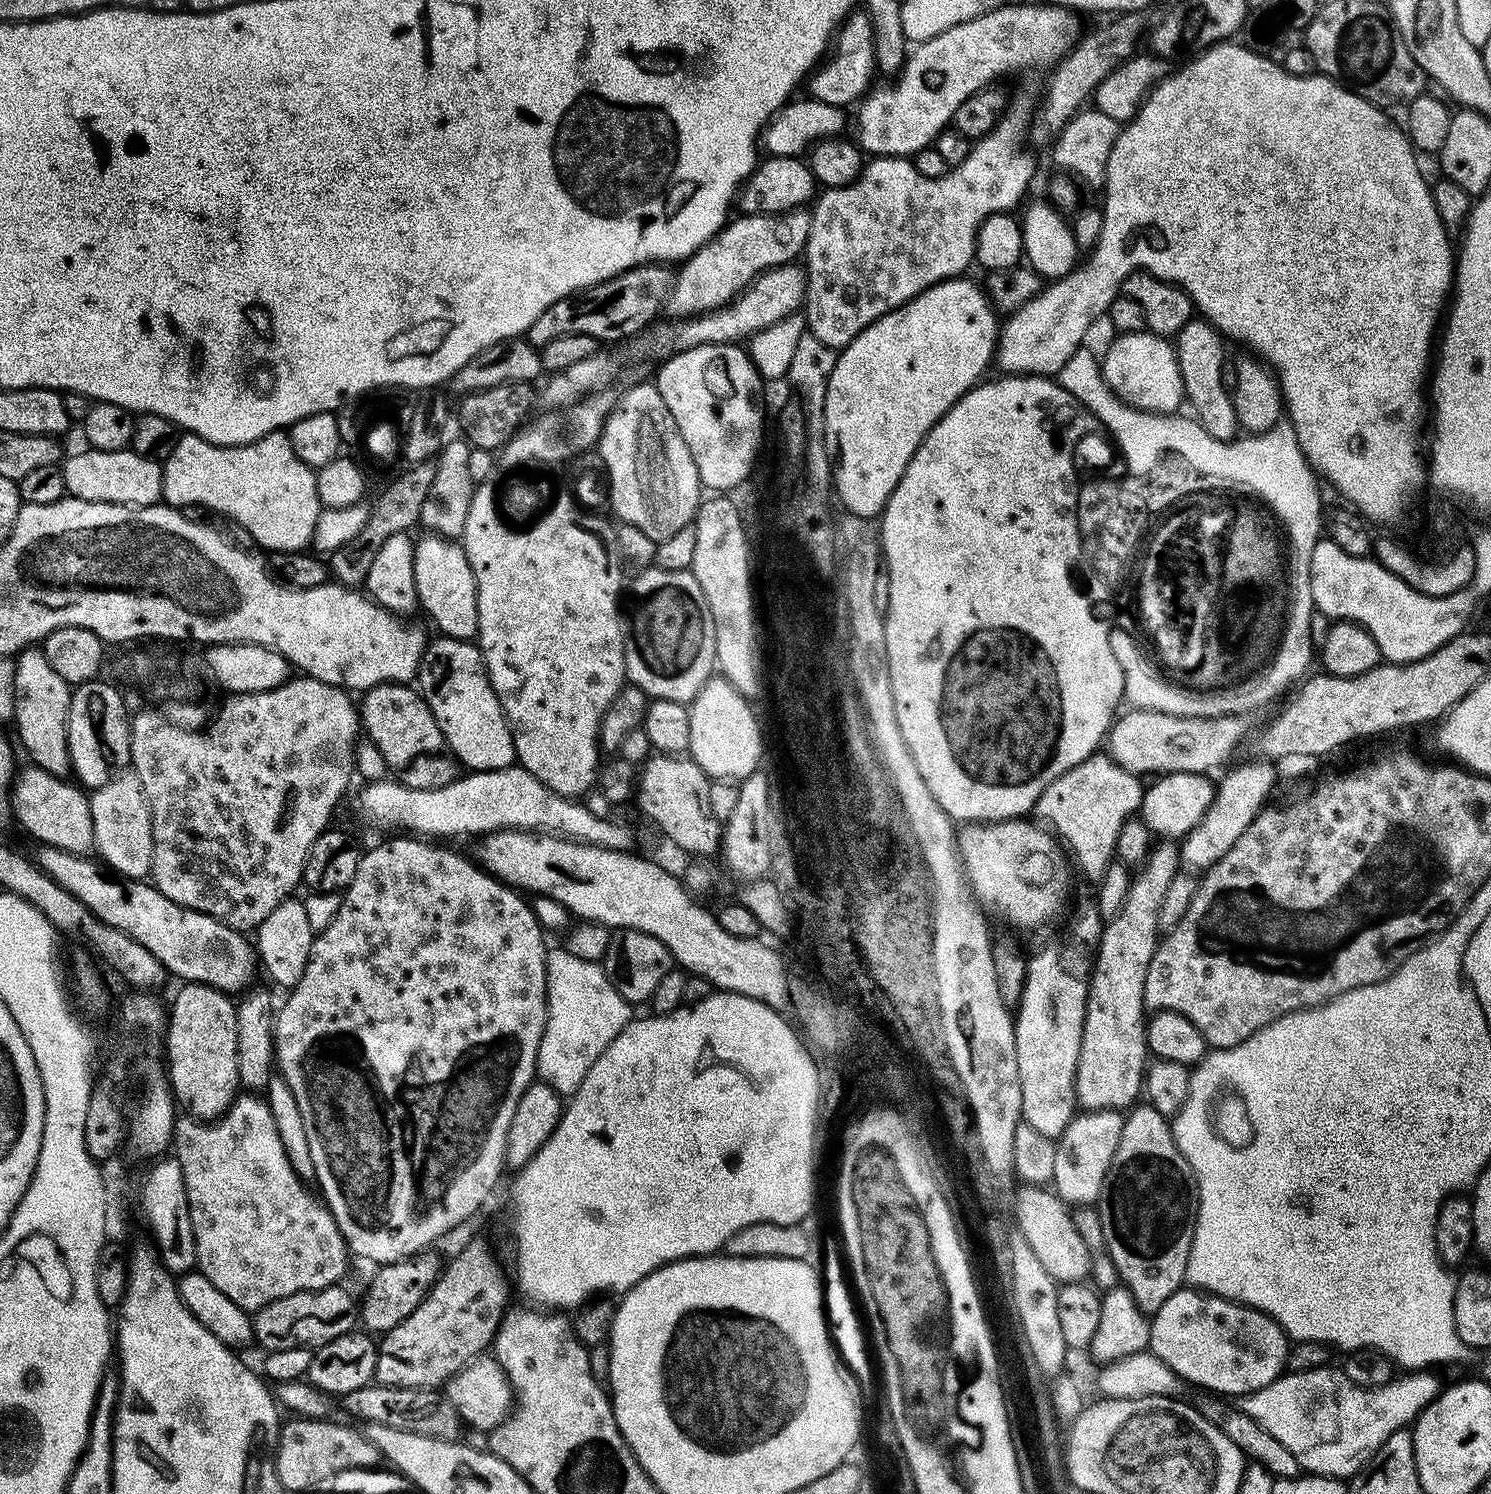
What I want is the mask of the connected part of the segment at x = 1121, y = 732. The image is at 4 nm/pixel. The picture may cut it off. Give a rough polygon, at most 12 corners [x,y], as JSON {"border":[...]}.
{"border":[[1132,708],[1108,752],[1139,776],[1204,774],[1248,732],[1243,715]]}

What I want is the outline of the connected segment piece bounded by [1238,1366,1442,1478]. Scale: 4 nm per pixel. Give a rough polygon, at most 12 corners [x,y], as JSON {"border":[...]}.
{"border":[[1282,1374],[1238,1407],[1301,1469],[1351,1478],[1442,1391]]}

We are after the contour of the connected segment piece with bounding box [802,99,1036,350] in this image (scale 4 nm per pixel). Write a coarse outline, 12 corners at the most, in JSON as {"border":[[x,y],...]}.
{"border":[[1013,99],[943,176],[876,160],[811,205],[807,331],[842,350],[973,267],[1036,164]]}

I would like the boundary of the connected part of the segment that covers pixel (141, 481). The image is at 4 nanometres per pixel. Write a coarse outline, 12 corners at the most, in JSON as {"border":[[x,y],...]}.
{"border":[[97,448],[63,461],[68,496],[155,504],[163,467]]}

